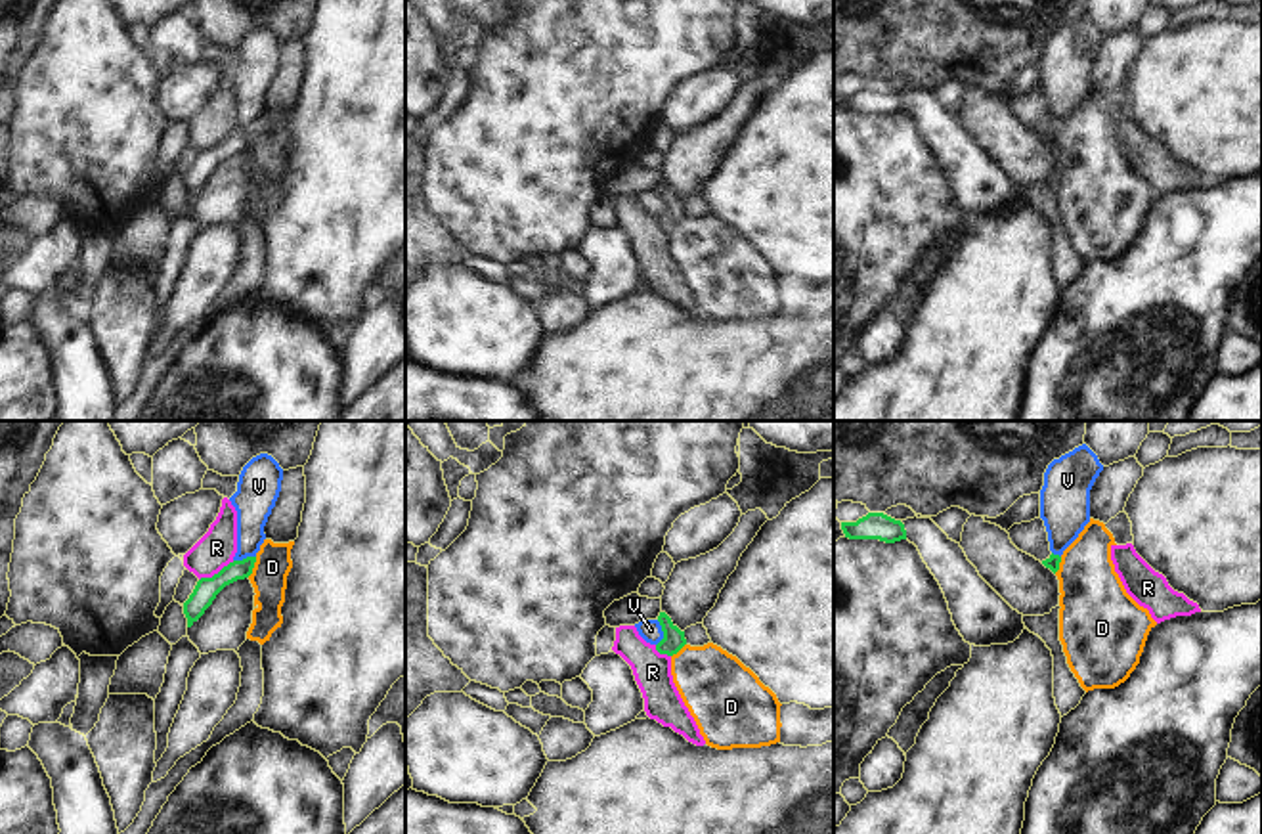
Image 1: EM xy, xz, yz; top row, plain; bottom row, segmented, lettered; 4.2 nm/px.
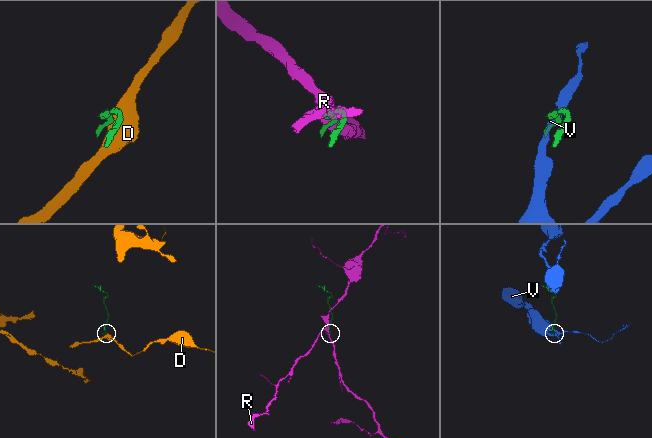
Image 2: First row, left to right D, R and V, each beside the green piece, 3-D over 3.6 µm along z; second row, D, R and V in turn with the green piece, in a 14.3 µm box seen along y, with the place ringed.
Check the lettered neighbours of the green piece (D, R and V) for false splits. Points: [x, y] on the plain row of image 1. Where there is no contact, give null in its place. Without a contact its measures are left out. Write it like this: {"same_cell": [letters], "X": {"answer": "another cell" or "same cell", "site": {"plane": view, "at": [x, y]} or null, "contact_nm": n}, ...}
{"same_cell": [], "D": {"answer": "another cell", "site": {"plane": "xy", "at": [253, 138]}, "contact_nm": 100}, "R": {"answer": "another cell", "site": {"plane": "xy", "at": [218, 144]}, "contact_nm": 170}, "V": {"answer": "another cell", "site": {"plane": "xz", "at": [664, 205]}, "contact_nm": 110}}

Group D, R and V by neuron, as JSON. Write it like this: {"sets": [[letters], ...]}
{"sets": [["D"], ["R"], ["V"]]}

